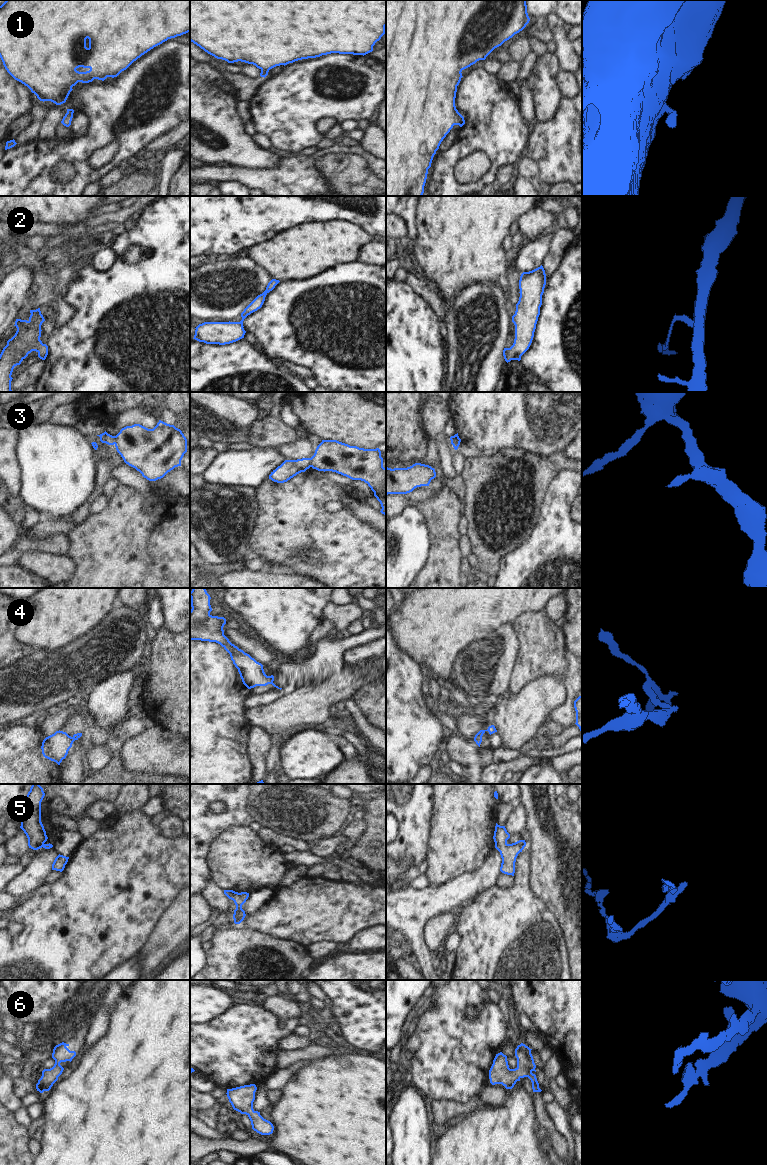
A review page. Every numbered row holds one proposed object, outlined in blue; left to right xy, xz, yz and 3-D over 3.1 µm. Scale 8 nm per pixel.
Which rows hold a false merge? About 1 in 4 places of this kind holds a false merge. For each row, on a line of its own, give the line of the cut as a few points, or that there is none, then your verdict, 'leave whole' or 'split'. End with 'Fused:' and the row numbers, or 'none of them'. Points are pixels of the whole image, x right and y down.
1: no cut; leave whole
2: no cut; leave whole
3: cut in xz along (310, 458), (311, 466); split
4: cut in yz along (481, 735), (474, 739); split
5: no cut; leave whole
6: no cut; leave whole
Fused: 3, 4

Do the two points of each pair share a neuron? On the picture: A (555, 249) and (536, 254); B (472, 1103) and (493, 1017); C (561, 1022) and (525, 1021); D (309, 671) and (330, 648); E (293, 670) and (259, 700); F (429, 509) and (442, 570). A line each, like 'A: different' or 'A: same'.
A: different
B: different
C: different
D: same
E: same
F: same

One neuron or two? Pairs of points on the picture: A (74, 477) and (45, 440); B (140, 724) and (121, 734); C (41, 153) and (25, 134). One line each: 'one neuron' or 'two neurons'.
A: one neuron
B: one neuron
C: two neurons

